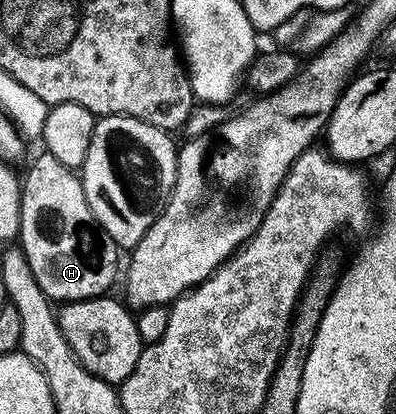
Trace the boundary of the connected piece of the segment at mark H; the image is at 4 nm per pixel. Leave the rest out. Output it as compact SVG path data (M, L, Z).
M40 153L31 163L31 168L21 179L21 229L17 240L29 261L29 269L33 269L33 277L37 285L41 285L47 298L63 303L75 303L79 299L97 299L108 294L115 274L120 274L121 249L105 233L103 226L95 220L89 209L89 201L85 201L85 189L80 176L72 168L61 165L57 157Z

